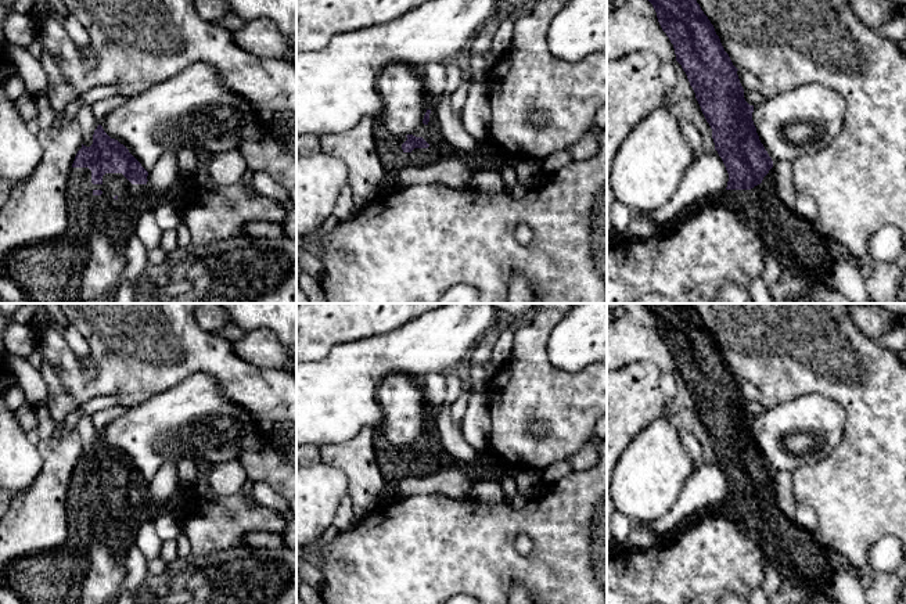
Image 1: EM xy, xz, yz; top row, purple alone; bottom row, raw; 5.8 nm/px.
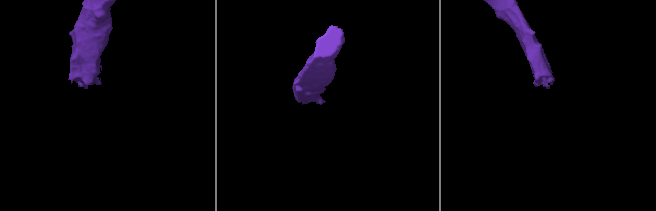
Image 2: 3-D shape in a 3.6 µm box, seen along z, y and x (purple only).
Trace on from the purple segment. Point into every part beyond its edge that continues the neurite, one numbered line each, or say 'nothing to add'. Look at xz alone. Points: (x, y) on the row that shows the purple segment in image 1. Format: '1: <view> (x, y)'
1: xz (394, 160)

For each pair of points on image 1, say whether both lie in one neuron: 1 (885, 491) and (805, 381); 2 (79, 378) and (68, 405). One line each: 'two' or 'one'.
1: one
2: two

